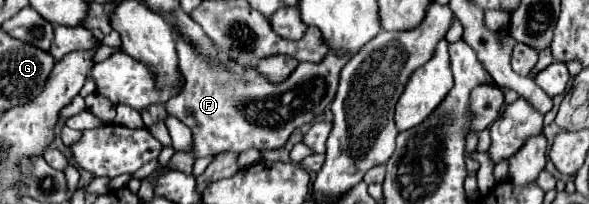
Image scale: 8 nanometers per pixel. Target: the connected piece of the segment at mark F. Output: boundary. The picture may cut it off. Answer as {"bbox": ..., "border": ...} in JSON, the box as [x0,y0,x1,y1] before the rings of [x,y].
{"bbox":[166,36,348,174],"border":[[[184,36],[176,38],[176,50],[186,84],[180,96],[166,102],[166,110],[192,130],[194,152],[176,152],[168,168],[188,174],[192,174],[194,160],[202,156],[214,156],[226,150],[244,152],[248,148],[262,152],[284,146],[296,128],[316,120],[330,106],[338,88],[340,70],[348,62],[348,56],[328,52],[322,62],[300,62],[286,80],[270,82],[258,68],[240,70],[240,74],[230,70],[234,62],[226,54],[218,52],[218,60],[204,56]]]}

